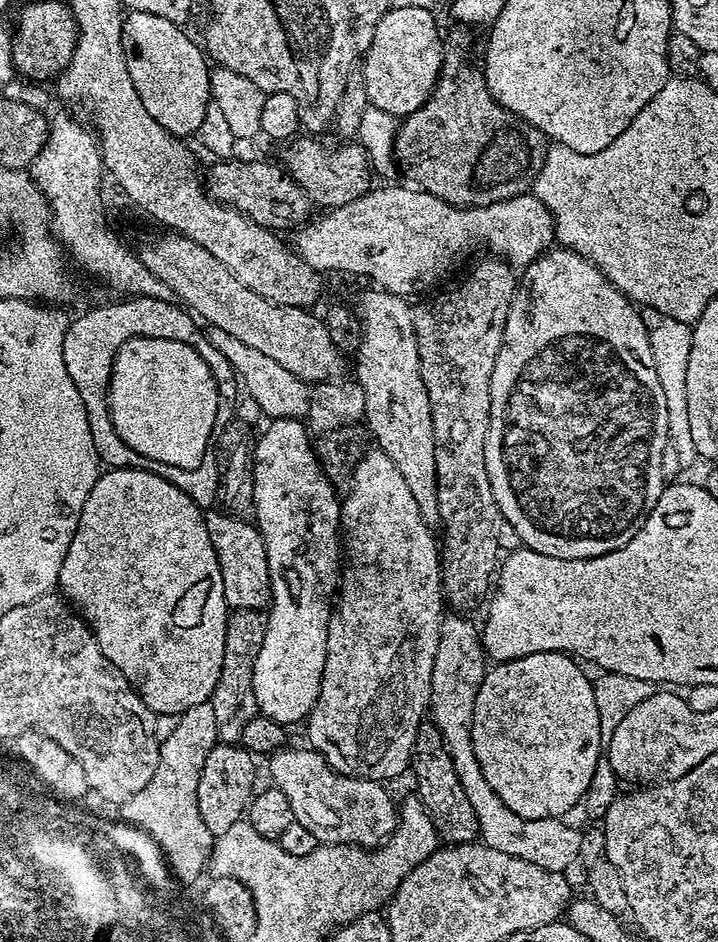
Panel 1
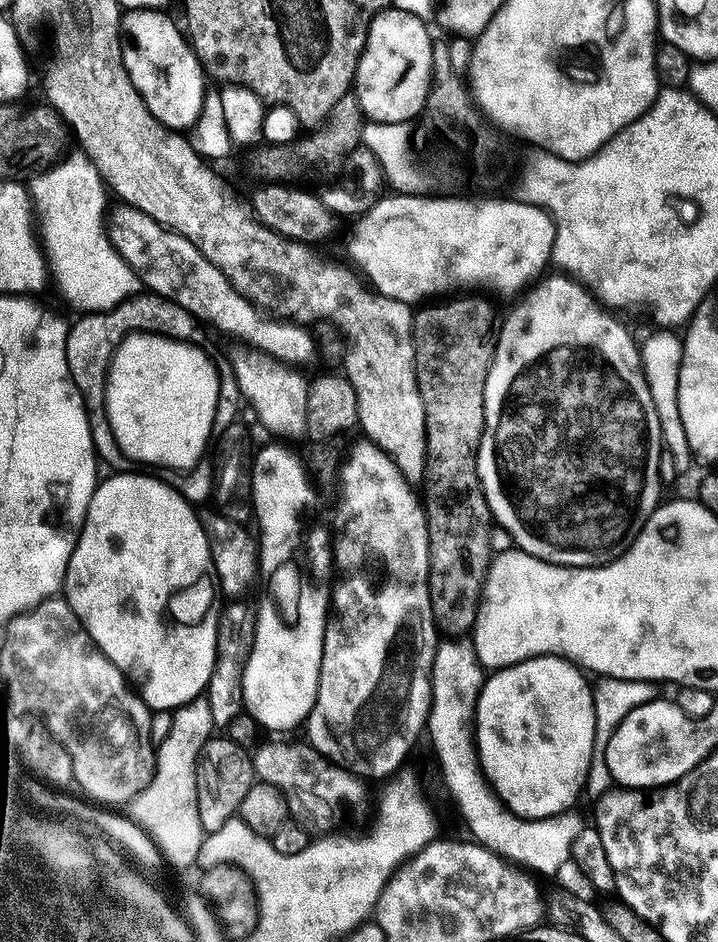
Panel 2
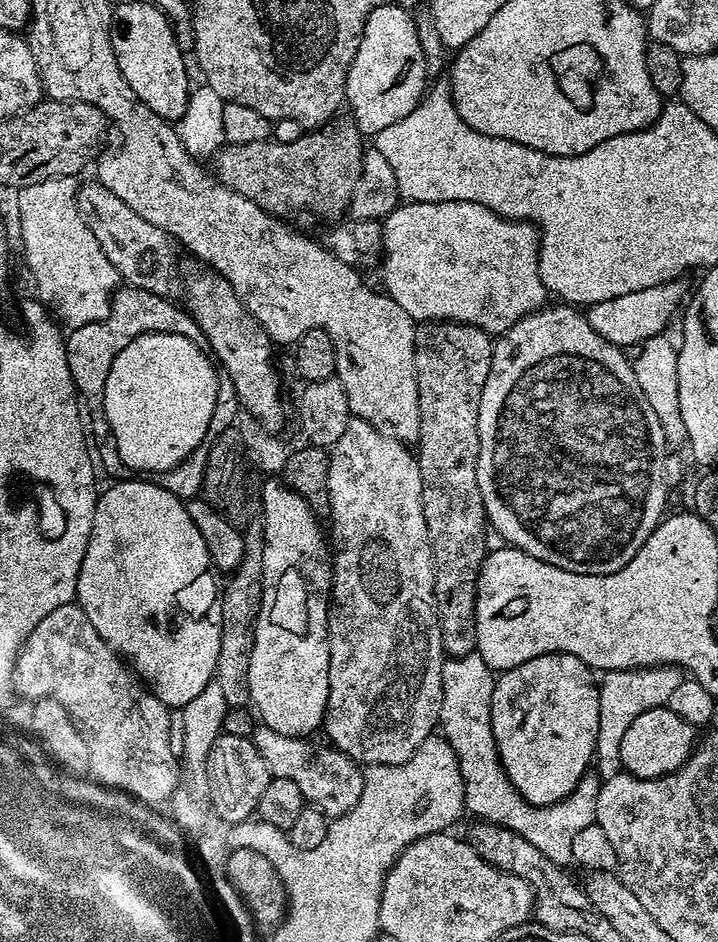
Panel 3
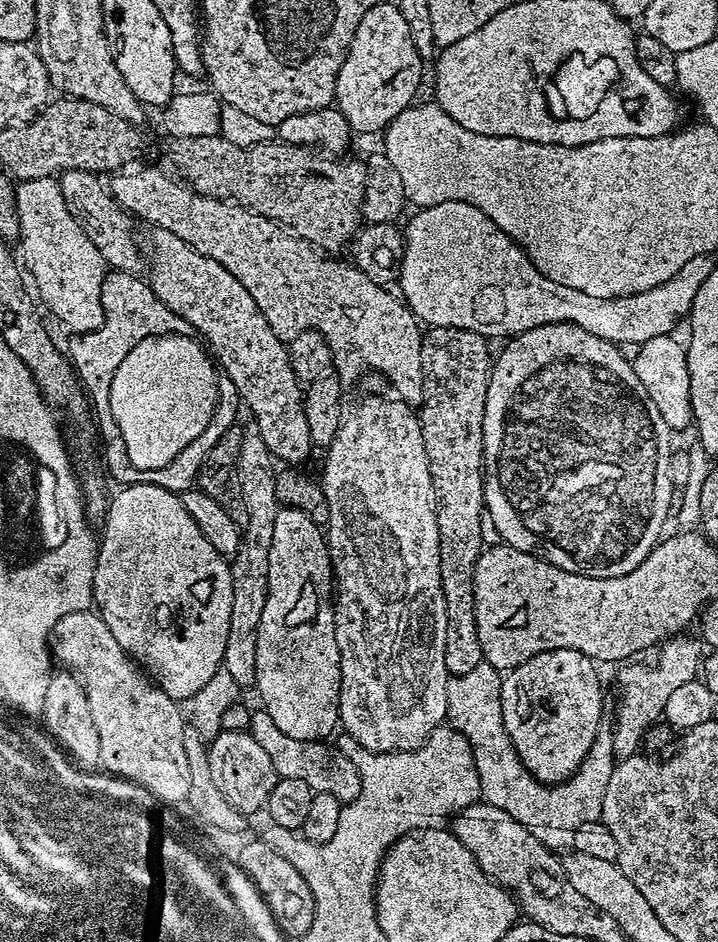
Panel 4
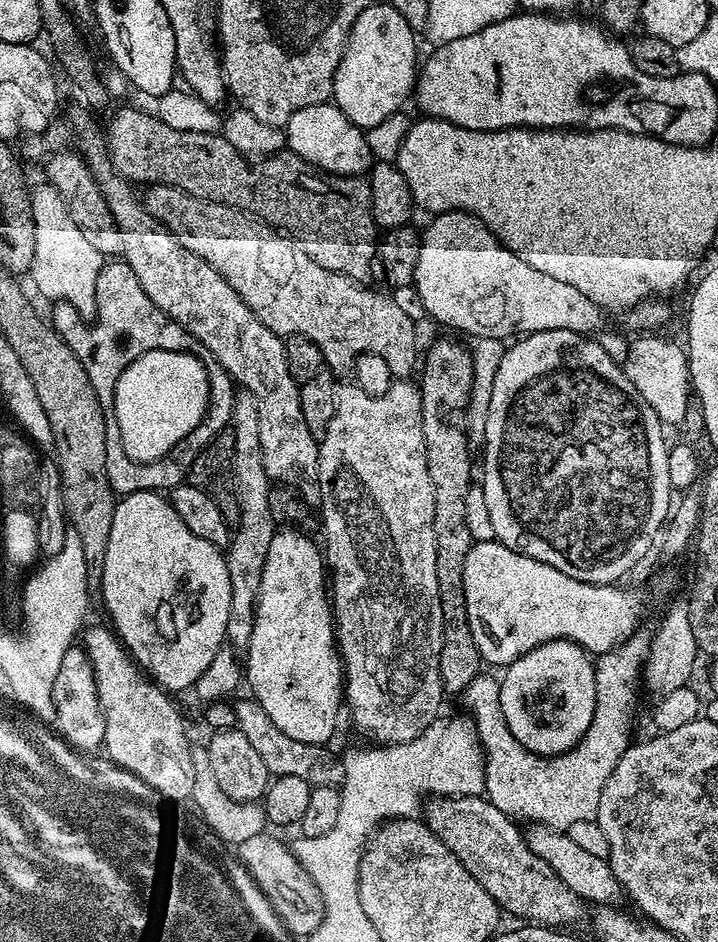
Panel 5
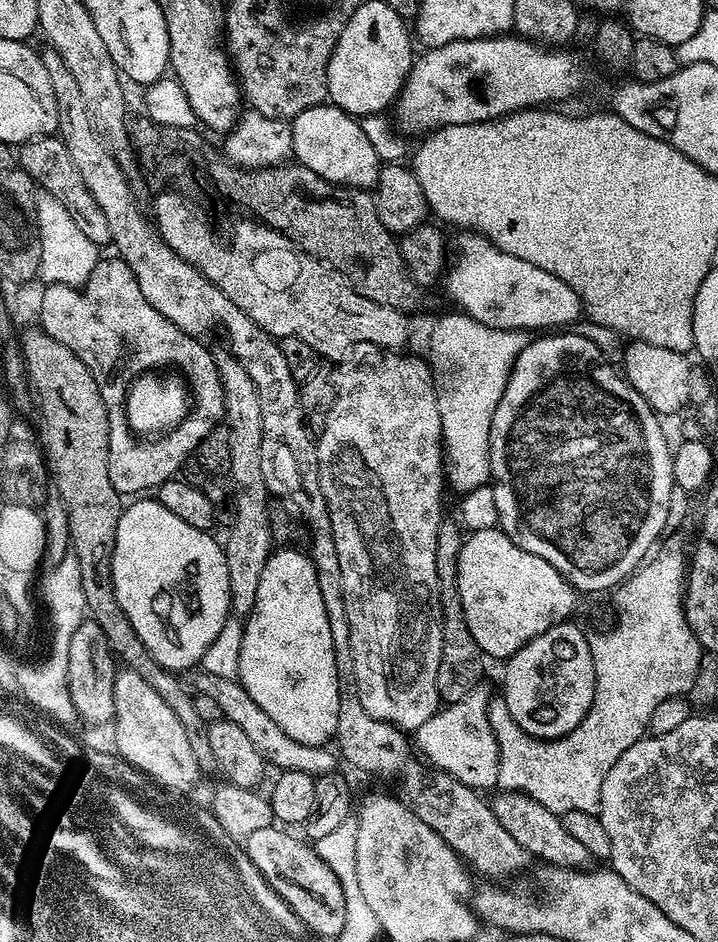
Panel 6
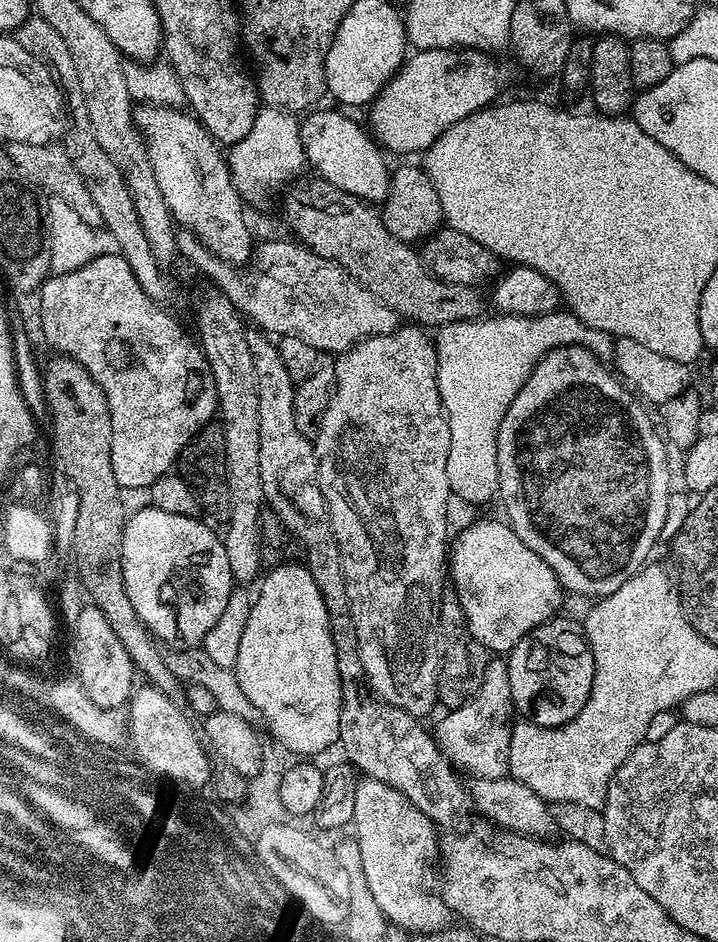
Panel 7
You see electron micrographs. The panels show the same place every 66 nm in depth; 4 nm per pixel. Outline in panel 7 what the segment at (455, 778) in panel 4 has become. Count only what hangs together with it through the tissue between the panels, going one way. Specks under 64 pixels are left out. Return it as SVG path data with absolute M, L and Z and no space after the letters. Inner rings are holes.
M492 658L489 659L478 690L464 703L448 710L448 713L441 718L440 725L434 728L434 736L440 748L461 769L464 767L469 772L469 777L498 780L508 775L512 737L510 721L513 719L511 716L514 716L514 705L510 694L508 666L503 659Z

